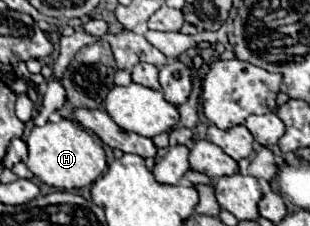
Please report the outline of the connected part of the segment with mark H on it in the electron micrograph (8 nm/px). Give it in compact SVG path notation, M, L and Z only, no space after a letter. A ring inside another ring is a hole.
M67 118L59 122L47 122L41 128L33 128L27 138L27 146L29 146L29 158L25 164L29 166L29 170L41 182L59 190L73 190L93 184L107 168L103 148L77 122Z

